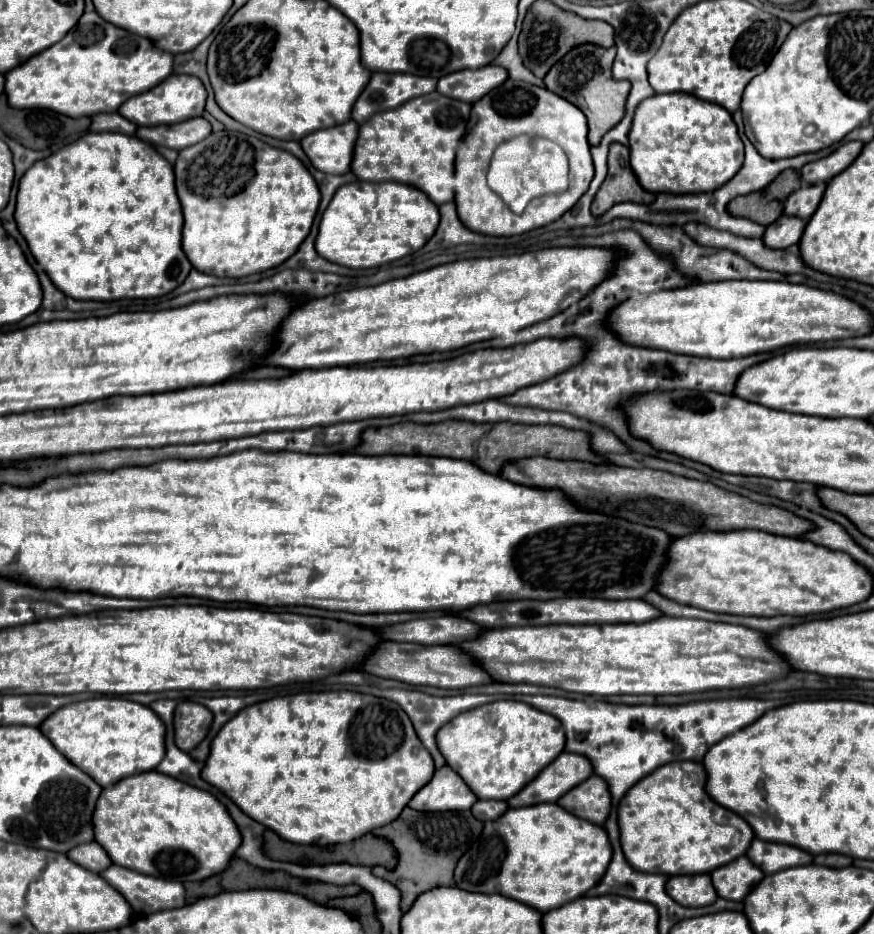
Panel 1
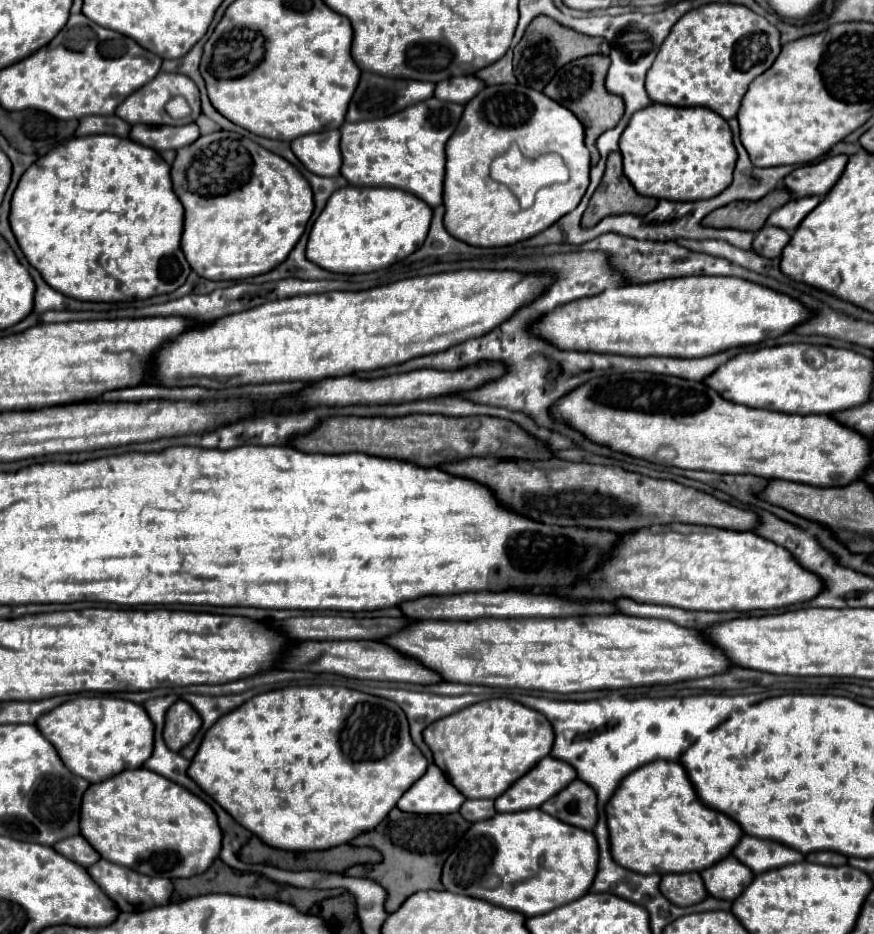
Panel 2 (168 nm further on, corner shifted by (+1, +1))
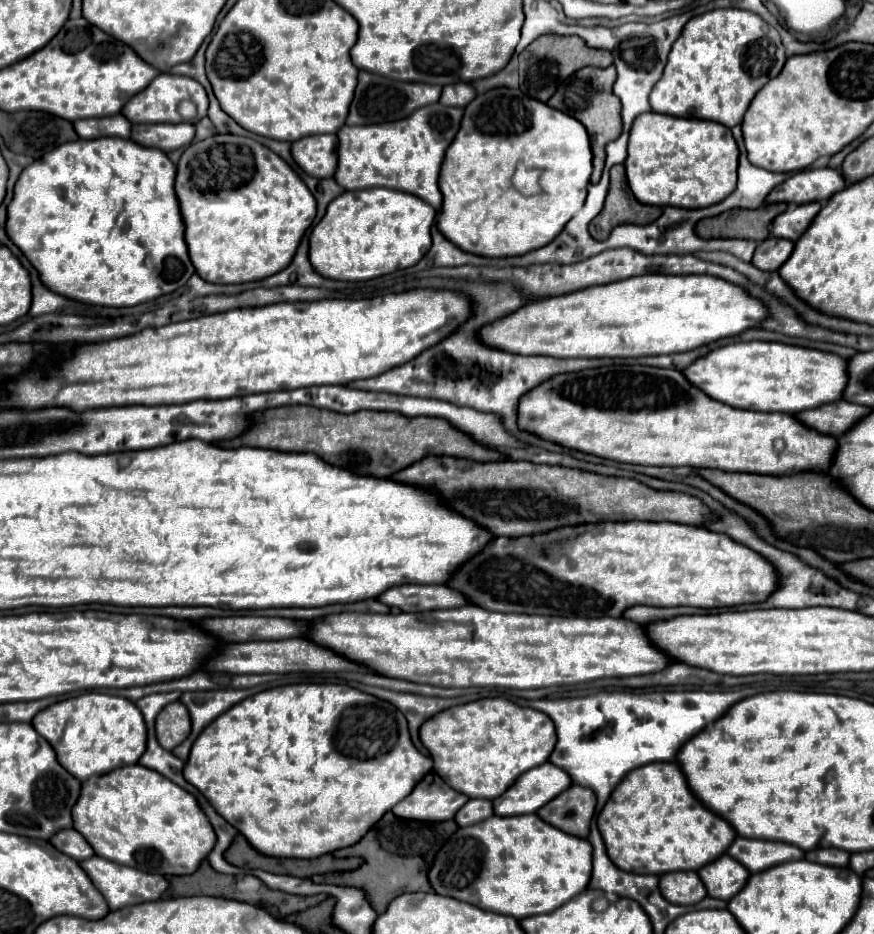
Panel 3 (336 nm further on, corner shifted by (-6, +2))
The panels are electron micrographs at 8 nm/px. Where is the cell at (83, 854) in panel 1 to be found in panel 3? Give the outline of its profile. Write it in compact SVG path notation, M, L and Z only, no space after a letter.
M61 830L57 832L51 840L49 840L59 852L75 858L77 862L83 862L85 858L93 858L95 852L93 848L89 846L89 842L77 832L77 830Z

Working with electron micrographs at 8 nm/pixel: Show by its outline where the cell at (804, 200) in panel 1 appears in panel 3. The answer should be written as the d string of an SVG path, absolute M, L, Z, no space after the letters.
M821 202L801 205L790 203L787 210L773 220L771 234L777 238L789 238L789 240L797 242L819 210L821 210Z

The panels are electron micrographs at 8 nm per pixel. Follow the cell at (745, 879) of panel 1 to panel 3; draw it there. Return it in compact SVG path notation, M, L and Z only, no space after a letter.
M723 854L709 866L703 866L699 870L699 876L711 898L729 900L733 898L733 894L741 892L751 874L749 870L745 870L745 866L741 866L741 862L729 858L729 854Z

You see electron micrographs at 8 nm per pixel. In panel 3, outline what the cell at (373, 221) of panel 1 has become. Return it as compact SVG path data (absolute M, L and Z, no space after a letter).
M369 188L357 192L343 192L329 206L323 220L311 230L309 236L309 260L313 268L333 280L371 280L377 276L391 274L399 268L415 266L431 246L431 226L435 222L435 210L421 198L391 190L391 188Z

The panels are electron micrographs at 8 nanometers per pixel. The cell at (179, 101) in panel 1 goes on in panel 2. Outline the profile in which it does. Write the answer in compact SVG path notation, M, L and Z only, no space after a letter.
M158 73L150 83L146 83L146 87L134 91L134 95L116 109L116 115L130 125L186 125L200 115L200 93L186 75Z

